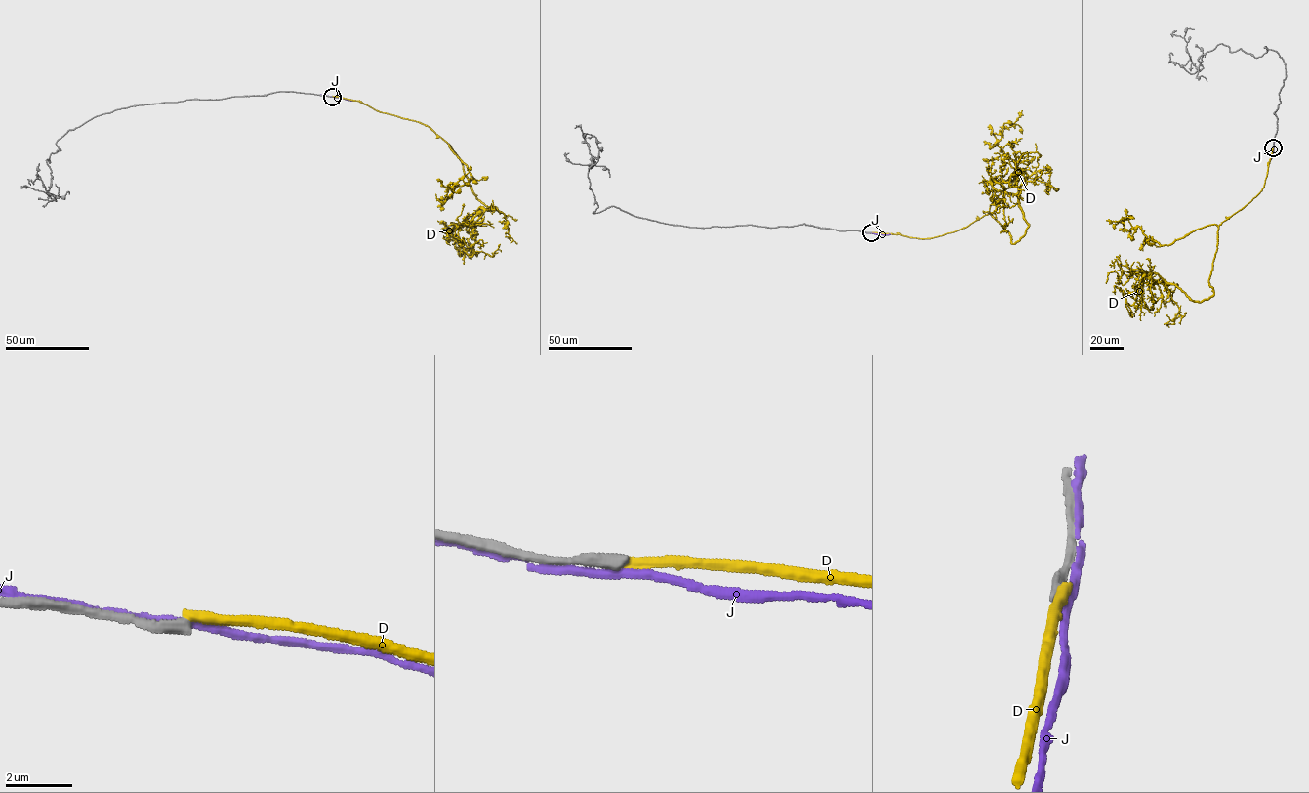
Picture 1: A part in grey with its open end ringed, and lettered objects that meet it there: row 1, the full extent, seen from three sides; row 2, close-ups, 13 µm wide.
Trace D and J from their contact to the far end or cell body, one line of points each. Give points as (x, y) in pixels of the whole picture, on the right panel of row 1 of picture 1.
D: (1273, 146), (1262, 189), (1218, 226), (1213, 294), (1195, 301), (1144, 276), (1129, 315), (1124, 305)
J: (1273, 146), (1270, 160)

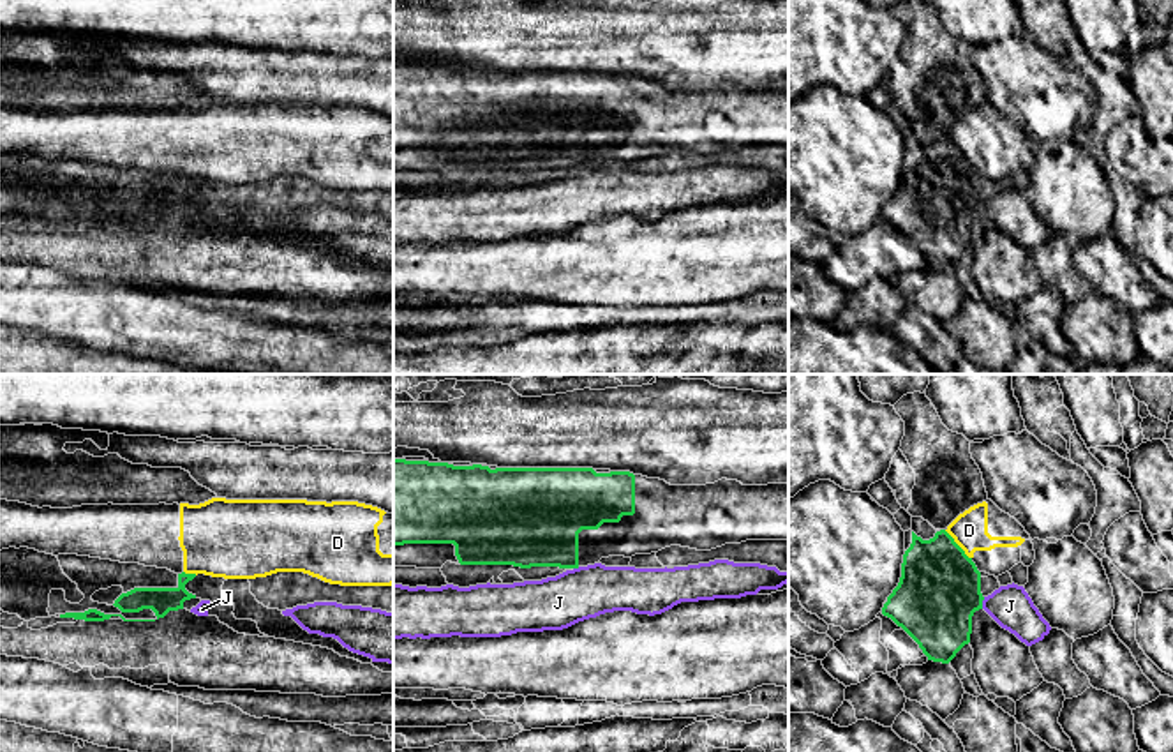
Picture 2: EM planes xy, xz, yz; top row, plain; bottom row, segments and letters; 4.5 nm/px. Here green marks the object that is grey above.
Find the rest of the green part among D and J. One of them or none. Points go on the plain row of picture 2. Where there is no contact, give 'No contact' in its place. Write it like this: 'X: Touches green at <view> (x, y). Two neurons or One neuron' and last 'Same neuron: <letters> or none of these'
D: Touches green at yz (956, 149). Two neurons
J: Touches green at yz (981, 207). Two neurons
Same neuron: none of these

